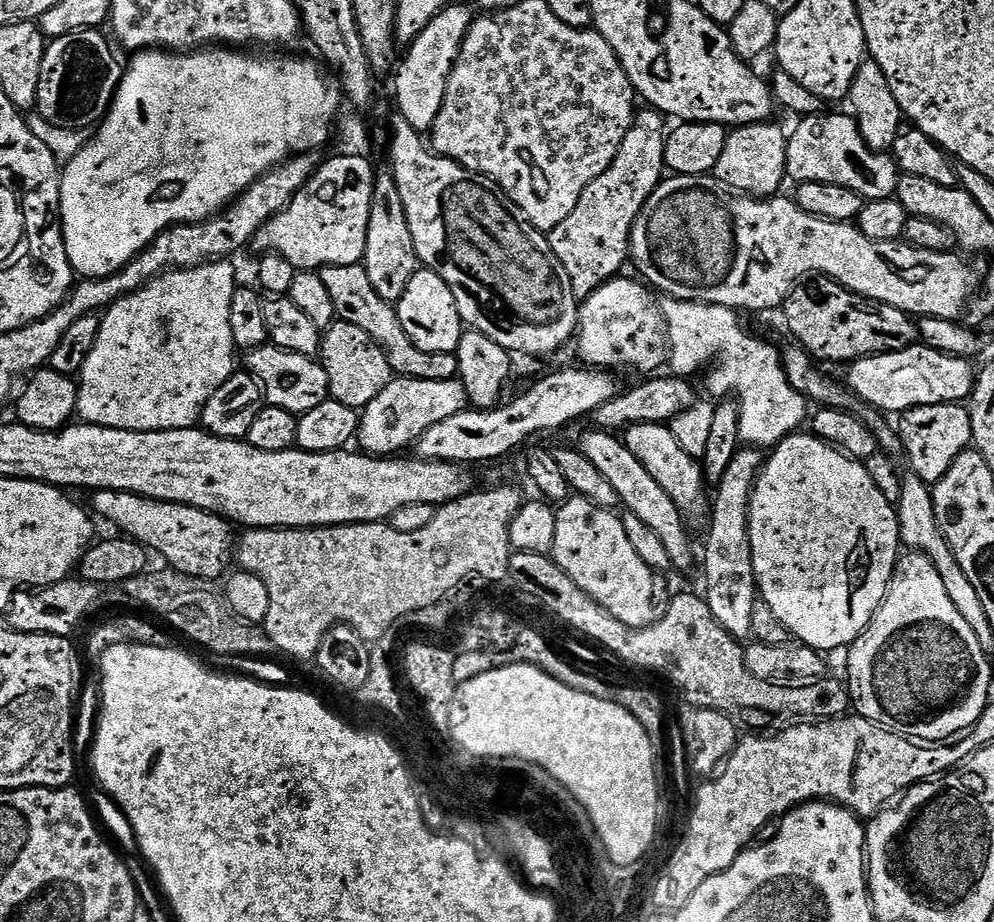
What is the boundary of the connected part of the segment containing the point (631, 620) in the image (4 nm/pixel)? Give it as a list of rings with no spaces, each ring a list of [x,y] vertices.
[[[569,498],[556,508],[556,525],[554,526],[554,546],[550,553],[553,560],[574,582],[578,582],[580,589],[594,602],[598,602],[618,622],[626,622],[626,626],[631,628],[645,628],[654,623],[662,611],[662,604],[656,601],[656,580],[653,570],[638,558],[638,553],[634,550],[634,545],[630,543],[630,538],[626,538],[624,521],[613,509],[599,508],[594,506],[594,502],[581,500],[579,498]]]

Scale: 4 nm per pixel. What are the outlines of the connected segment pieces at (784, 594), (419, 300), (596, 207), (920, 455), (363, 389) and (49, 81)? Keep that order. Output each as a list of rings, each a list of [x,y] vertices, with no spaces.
[[[811,434],[787,436],[782,443],[771,449],[752,488],[752,500],[748,504],[748,537],[754,558],[754,574],[759,595],[770,606],[770,610],[774,610],[778,622],[786,626],[789,634],[821,654],[829,654],[828,652],[834,651],[835,648],[847,649],[864,633],[866,626],[874,618],[878,606],[886,598],[888,584],[892,581],[892,572],[902,552],[900,520],[896,516],[896,509],[893,504],[886,502],[886,497],[878,491],[878,486],[874,486],[874,478],[870,478],[867,467],[861,461],[851,460],[844,452],[831,448],[826,442]]]
[[[417,270],[414,278],[410,278],[410,286],[406,286],[402,298],[396,301],[394,307],[402,330],[406,330],[410,342],[414,342],[418,350],[455,353],[458,342],[466,331],[466,325],[460,319],[454,294],[450,294],[450,286],[446,286],[446,282],[438,278],[438,274]]]
[[[655,110],[637,111],[632,125],[626,130],[622,144],[614,162],[578,198],[578,206],[570,210],[566,222],[558,222],[547,233],[552,253],[560,267],[570,274],[570,286],[577,301],[584,301],[594,290],[598,290],[607,280],[617,279],[630,260],[632,250],[632,227],[650,194],[665,179],[664,138],[665,117]]]
[[[963,403],[918,406],[903,413],[899,420],[900,447],[903,455],[908,455],[911,475],[929,486],[935,486],[972,444],[972,414]]]
[[[337,319],[336,323],[323,329],[318,359],[326,370],[329,397],[342,402],[342,406],[357,410],[374,402],[374,398],[378,398],[378,394],[382,394],[382,390],[386,390],[394,378],[390,362],[378,342],[374,342],[366,330],[345,320]]]
[[[100,30],[68,32],[65,36],[55,37],[45,47],[35,111],[46,122],[59,128],[88,130],[88,127],[91,129],[97,122],[103,121],[112,107],[112,98],[120,85],[122,64],[112,53],[109,37],[104,37],[102,33]]]

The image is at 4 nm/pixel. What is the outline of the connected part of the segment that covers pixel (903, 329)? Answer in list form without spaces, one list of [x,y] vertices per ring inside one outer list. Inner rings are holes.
[[[812,278],[797,284],[784,301],[783,312],[784,320],[796,339],[793,341],[799,347],[817,361],[829,360],[841,366],[867,356],[897,352],[920,340],[917,321],[908,313],[889,304],[859,296],[849,288],[842,287],[837,280]]]

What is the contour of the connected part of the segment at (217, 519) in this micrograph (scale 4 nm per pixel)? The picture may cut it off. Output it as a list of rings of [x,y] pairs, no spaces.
[[[109,488],[93,491],[91,496],[91,511],[97,517],[100,515],[114,527],[121,528],[125,537],[144,545],[149,553],[157,552],[171,571],[209,582],[216,582],[220,575],[223,577],[229,571],[228,563],[234,560],[234,528],[224,517],[194,506],[149,500],[147,496],[115,492]]]

